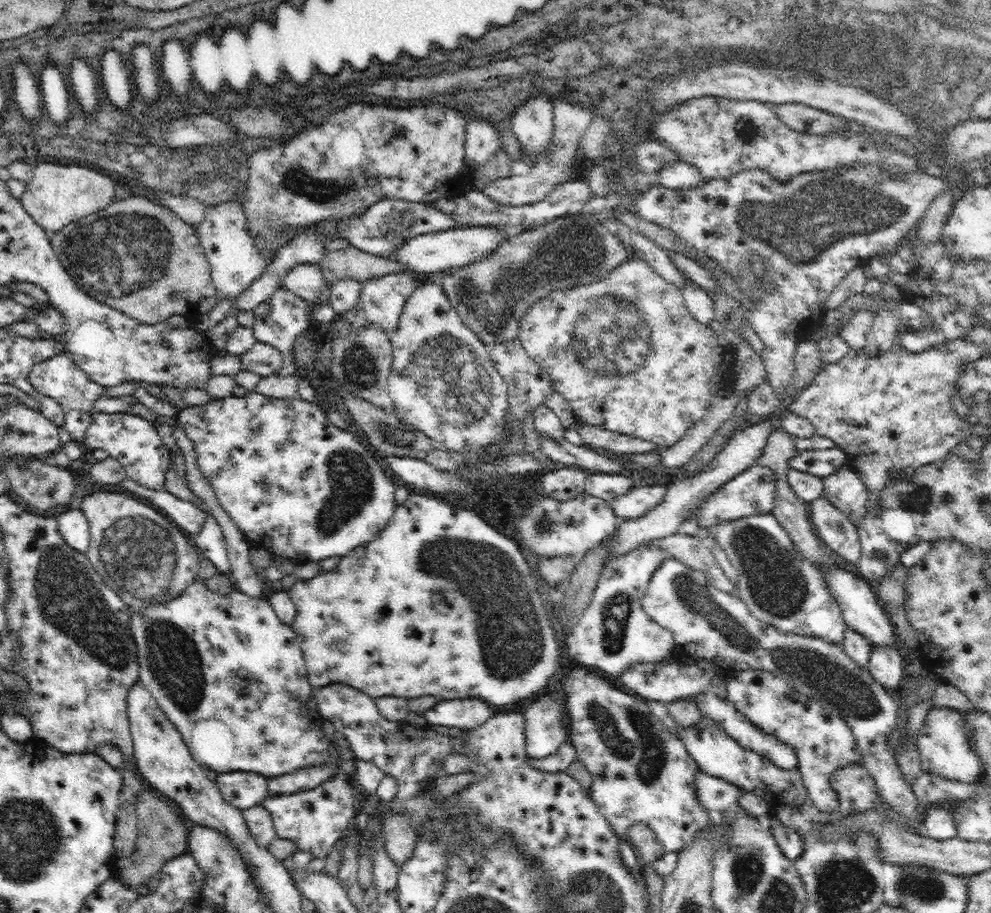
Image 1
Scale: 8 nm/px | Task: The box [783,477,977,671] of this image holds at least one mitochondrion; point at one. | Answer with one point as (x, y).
(917, 498)

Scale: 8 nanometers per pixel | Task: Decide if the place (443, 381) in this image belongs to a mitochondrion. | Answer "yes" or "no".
yes

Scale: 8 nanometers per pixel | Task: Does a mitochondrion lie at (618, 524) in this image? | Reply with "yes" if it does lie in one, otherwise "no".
no

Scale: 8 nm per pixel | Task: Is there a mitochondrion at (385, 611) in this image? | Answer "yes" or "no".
no

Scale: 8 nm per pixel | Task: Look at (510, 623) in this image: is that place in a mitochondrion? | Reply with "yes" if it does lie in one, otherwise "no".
yes

